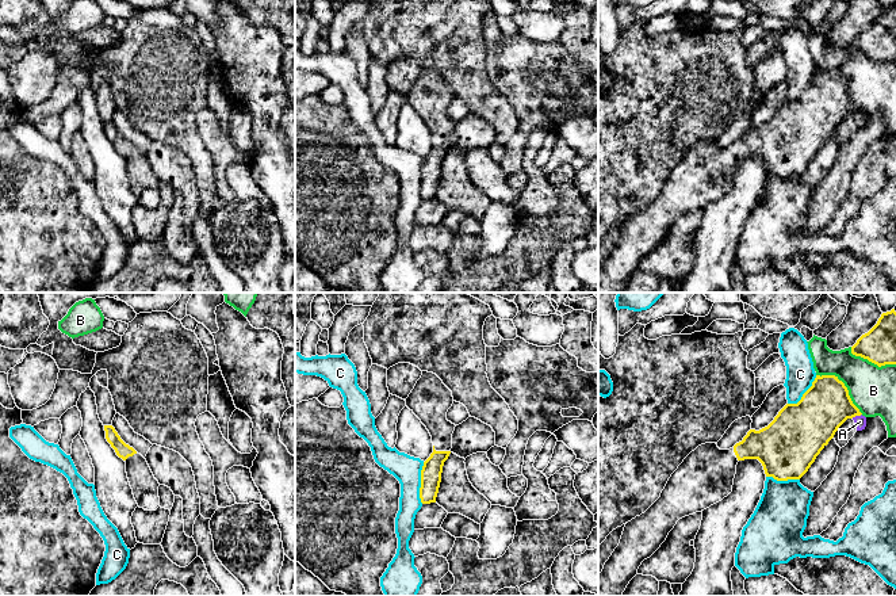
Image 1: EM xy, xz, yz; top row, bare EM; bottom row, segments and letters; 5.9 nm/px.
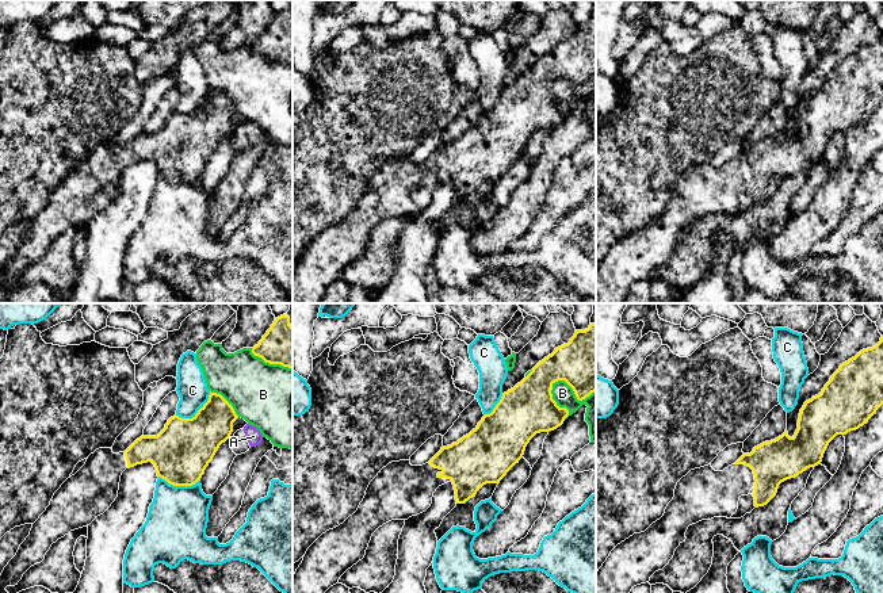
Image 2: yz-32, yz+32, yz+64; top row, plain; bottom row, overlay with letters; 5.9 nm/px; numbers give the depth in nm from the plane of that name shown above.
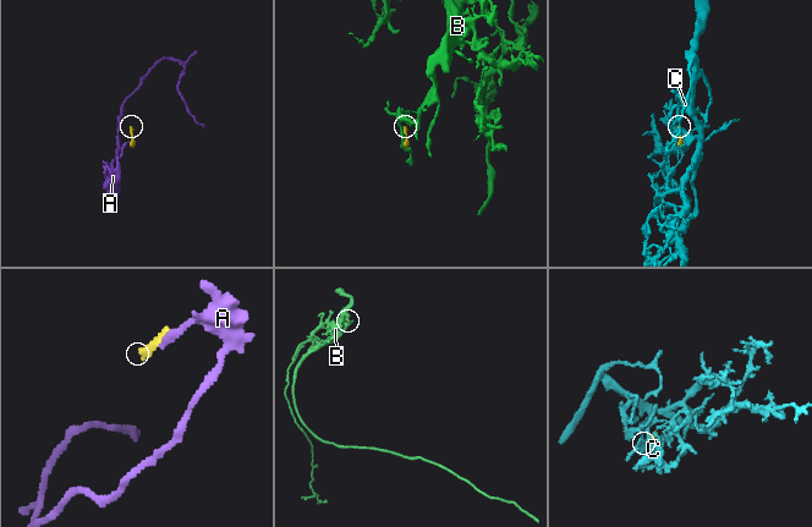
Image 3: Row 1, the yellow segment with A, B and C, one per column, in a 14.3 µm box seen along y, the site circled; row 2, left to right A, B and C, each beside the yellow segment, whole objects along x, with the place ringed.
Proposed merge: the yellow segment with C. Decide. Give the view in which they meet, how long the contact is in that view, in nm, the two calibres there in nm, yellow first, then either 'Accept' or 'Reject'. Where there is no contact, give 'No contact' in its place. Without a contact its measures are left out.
Touches yellow in xz. Shared border 240 nm. Thickness 130 nm (yellow) against 170 nm. Reject

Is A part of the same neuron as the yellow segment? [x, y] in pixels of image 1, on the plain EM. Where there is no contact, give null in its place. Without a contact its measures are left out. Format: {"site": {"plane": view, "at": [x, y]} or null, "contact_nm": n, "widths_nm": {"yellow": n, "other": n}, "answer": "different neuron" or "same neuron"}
{"site": {"plane": "yz", "at": [856, 111]}, "contact_nm": 70, "widths_nm": {"yellow": 300, "other": 70}, "answer": "different neuron"}

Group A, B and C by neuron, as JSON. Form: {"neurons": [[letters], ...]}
{"neurons": [["A"], ["B"], ["C"]]}

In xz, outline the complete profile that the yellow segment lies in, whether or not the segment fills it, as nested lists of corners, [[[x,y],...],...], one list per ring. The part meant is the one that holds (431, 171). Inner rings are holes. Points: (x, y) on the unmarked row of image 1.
[[[422,68],[406,95],[406,103],[421,116],[432,133],[433,149],[421,167],[420,195],[422,200],[436,199],[444,158],[452,145],[455,121],[447,116],[453,100],[452,88],[433,69]]]

